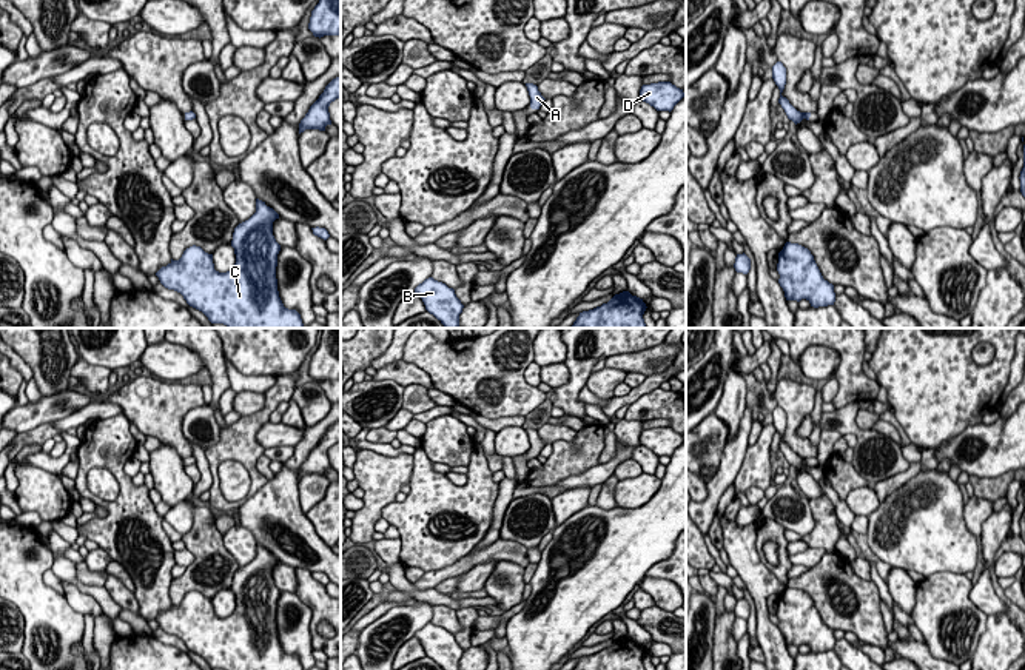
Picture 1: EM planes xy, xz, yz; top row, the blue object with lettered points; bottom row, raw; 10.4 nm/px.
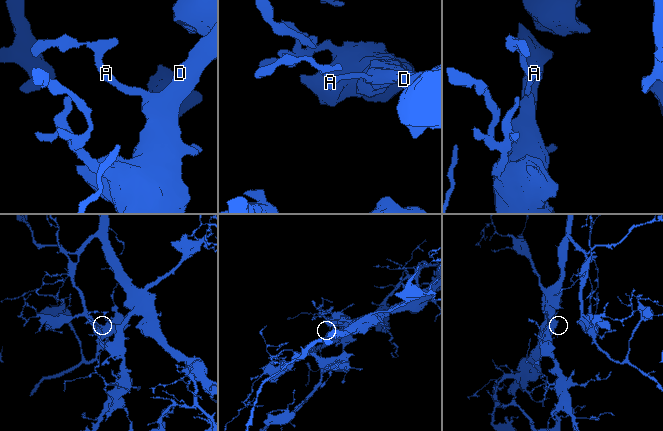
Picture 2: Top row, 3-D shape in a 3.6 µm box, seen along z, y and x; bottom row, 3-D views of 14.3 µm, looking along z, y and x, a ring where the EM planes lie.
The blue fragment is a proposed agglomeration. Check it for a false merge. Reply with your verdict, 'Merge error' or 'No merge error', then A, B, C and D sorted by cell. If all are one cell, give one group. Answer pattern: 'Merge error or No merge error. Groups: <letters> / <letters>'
No merge error. Groups: A B C D

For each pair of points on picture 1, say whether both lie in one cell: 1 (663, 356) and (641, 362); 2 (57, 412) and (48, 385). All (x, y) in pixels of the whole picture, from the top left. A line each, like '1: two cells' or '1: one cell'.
1: one cell
2: two cells

